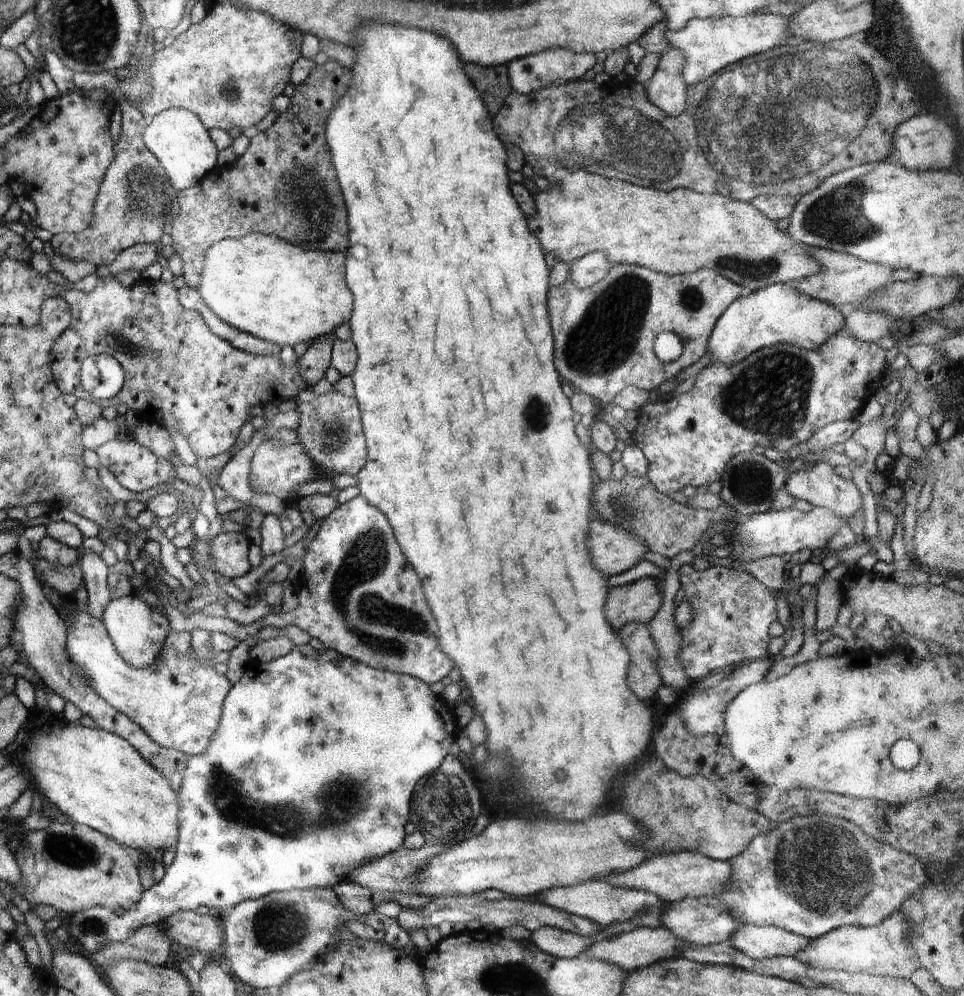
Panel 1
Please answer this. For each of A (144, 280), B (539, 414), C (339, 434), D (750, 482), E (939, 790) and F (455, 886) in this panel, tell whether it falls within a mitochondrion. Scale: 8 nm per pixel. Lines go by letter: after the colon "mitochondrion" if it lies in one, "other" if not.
A: other
B: mitochondrion
C: mitochondrion
D: mitochondrion
E: other
F: other

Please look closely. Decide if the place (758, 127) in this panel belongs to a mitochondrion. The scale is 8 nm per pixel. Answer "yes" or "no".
yes

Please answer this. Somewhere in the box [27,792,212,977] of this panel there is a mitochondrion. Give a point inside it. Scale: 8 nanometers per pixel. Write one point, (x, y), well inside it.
(71, 851)

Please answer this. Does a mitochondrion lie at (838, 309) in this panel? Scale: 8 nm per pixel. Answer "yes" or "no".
no

